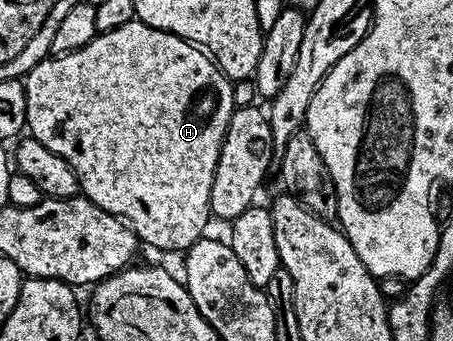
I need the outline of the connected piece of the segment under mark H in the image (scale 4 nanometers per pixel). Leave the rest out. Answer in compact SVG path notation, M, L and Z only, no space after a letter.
M137 20L124 24L120 28L112 28L112 32L97 34L84 48L71 54L47 56L24 75L26 83L26 130L29 137L40 140L44 148L56 152L76 172L81 193L92 204L104 208L104 212L112 212L117 218L127 222L138 233L139 243L155 246L158 250L179 250L185 252L192 244L207 233L206 221L211 221L210 201L212 200L212 184L216 176L216 168L222 157L222 141L226 139L226 131L236 109L234 105L234 82L223 72L213 57L203 47L187 42L185 38L169 34L167 30L157 30Z

